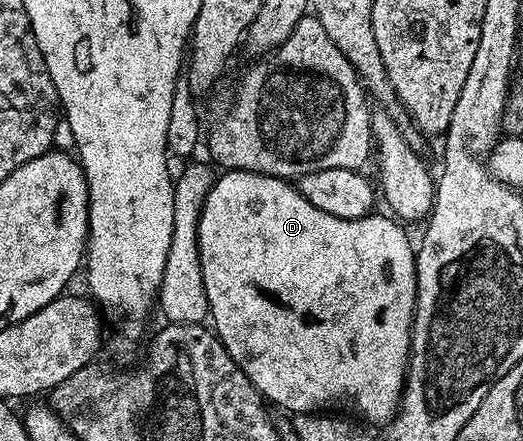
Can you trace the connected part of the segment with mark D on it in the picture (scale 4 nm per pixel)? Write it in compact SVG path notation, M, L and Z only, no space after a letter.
M229 170L218 175L217 181L213 184L213 188L205 200L199 221L199 251L201 252L201 270L205 280L205 296L209 300L209 322L213 327L213 332L229 352L229 356L242 368L247 379L255 385L256 390L268 403L276 402L281 409L291 410L292 415L356 410L364 418L364 420L362 419L364 423L383 422L382 424L387 424L395 417L395 411L399 409L399 400L403 397L403 380L407 376L407 359L411 356L411 325L415 315L415 293L417 292L417 280L415 279L416 247L413 242L411 246L410 236L403 231L406 229L394 217L388 216L386 213L383 213L384 215L379 213L372 212L366 214L364 218L338 218L332 214L321 212L321 208L313 208L313 204L309 204L309 200L305 200L305 196L301 196L301 192L290 181L275 178L272 174L258 174L248 170Z

